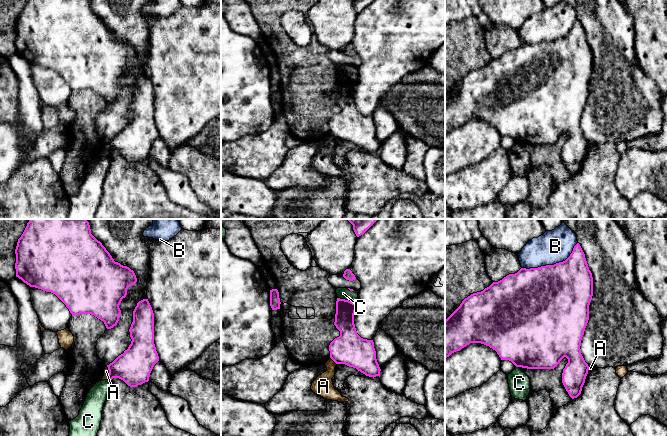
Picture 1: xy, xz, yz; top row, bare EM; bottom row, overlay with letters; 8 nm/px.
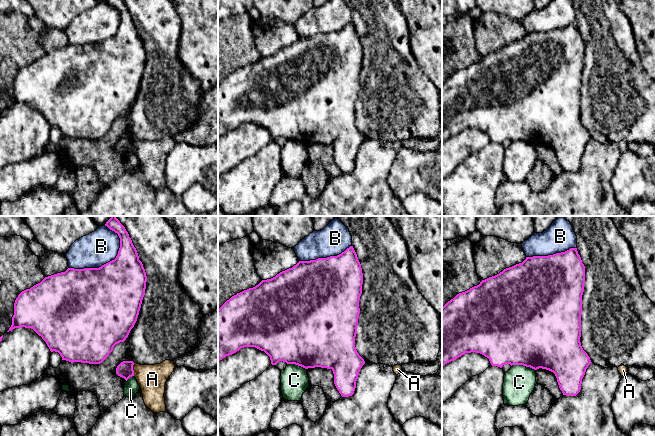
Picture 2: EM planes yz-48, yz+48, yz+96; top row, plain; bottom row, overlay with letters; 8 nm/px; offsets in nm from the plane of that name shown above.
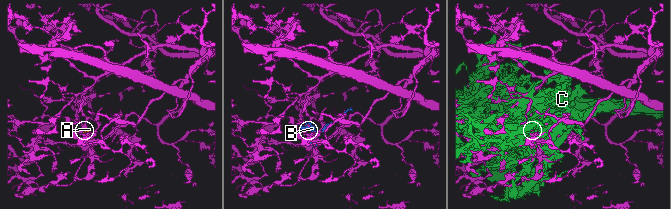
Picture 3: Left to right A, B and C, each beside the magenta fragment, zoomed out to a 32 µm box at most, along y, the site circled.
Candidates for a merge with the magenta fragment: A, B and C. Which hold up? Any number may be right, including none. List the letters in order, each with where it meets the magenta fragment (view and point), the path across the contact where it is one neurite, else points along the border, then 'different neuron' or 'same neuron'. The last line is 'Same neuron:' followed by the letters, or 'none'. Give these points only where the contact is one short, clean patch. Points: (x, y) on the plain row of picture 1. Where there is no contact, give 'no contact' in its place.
A: xy (109, 149) | along xy (106, 142), (108, 155) | different neuron
B: yz (552, 41) | different neuron
C: xz (347, 76) | different neuron
Same neuron: none

